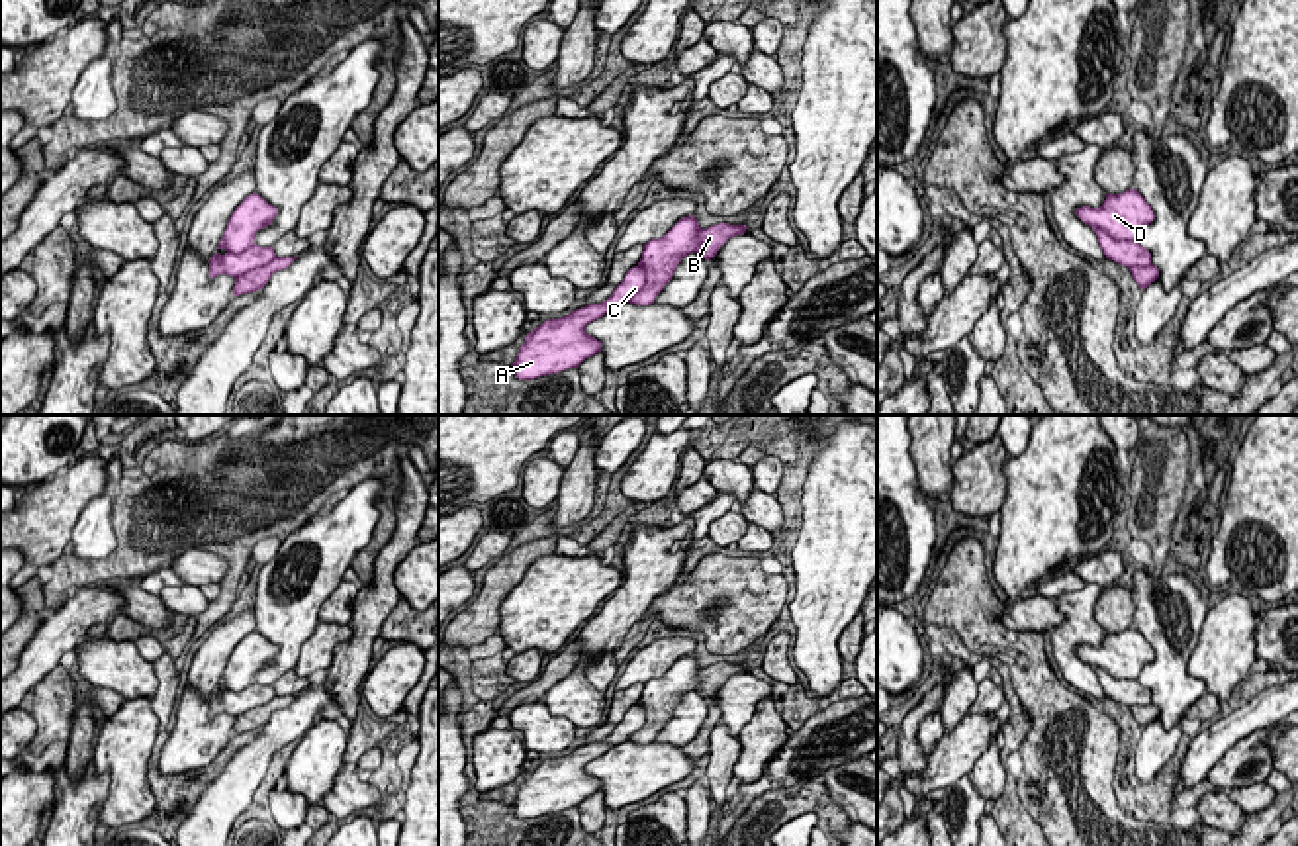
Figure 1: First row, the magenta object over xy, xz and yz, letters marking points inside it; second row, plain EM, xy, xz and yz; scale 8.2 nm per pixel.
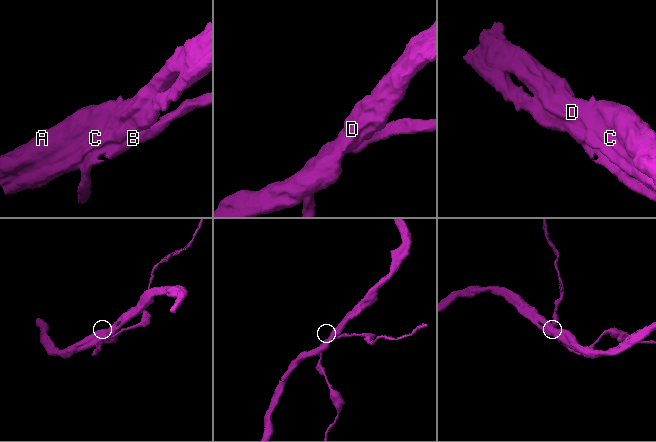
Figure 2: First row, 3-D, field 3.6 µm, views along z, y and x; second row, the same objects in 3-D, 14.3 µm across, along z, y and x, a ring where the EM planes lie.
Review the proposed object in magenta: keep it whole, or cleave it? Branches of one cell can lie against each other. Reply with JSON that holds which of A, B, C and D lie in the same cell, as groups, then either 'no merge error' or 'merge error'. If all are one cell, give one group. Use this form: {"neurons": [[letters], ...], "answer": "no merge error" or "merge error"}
{"neurons": [["A", "C", "D"], ["B"]], "answer": "merge error"}

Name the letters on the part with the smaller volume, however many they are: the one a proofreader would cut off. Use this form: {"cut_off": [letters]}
{"cut_off": ["B"]}

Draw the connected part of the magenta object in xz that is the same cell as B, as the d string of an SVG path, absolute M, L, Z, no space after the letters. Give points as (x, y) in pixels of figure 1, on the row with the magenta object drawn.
M717 223L711 225L707 229L699 231L699 247L695 249L695 253L699 257L703 257L705 260L711 260L717 251L730 239L736 235L744 235L746 233L746 225L730 225L730 223Z

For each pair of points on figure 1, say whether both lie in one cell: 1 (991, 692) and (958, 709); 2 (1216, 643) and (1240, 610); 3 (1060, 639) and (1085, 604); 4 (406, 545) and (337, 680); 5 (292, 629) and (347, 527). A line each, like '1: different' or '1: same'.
1: different
2: same
3: same
4: same
5: same

